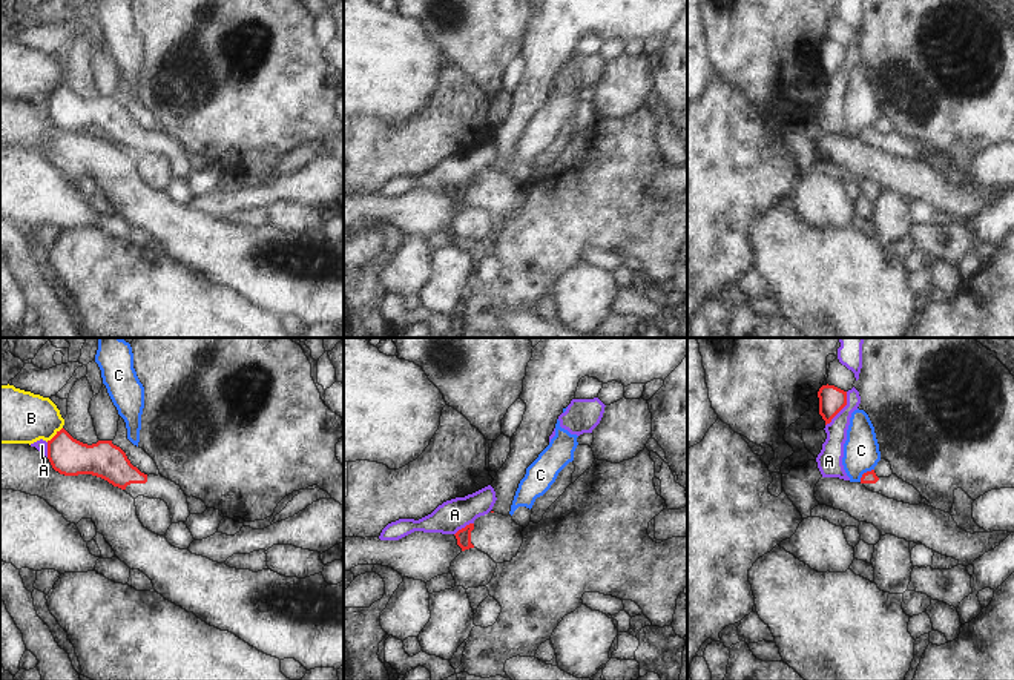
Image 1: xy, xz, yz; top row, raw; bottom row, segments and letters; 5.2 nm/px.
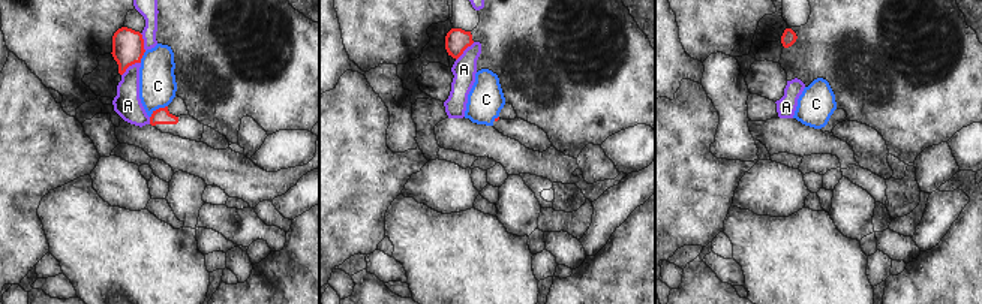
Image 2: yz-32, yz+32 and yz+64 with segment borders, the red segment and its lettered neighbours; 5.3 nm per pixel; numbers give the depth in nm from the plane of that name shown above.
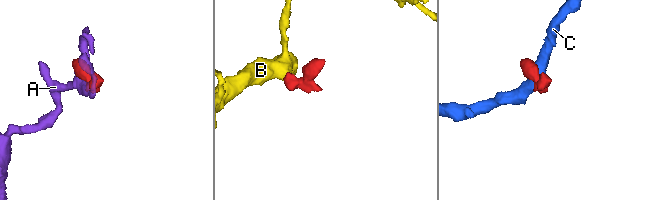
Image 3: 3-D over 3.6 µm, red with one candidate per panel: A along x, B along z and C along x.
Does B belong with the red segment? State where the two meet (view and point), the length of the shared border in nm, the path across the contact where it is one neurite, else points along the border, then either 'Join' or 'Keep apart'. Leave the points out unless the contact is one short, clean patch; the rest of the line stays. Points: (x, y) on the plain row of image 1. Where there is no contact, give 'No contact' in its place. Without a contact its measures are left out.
Touches red at xy (55, 91). Shared border 120 nm. Boundary: xy (62, 83), (46, 97). Keep apart

